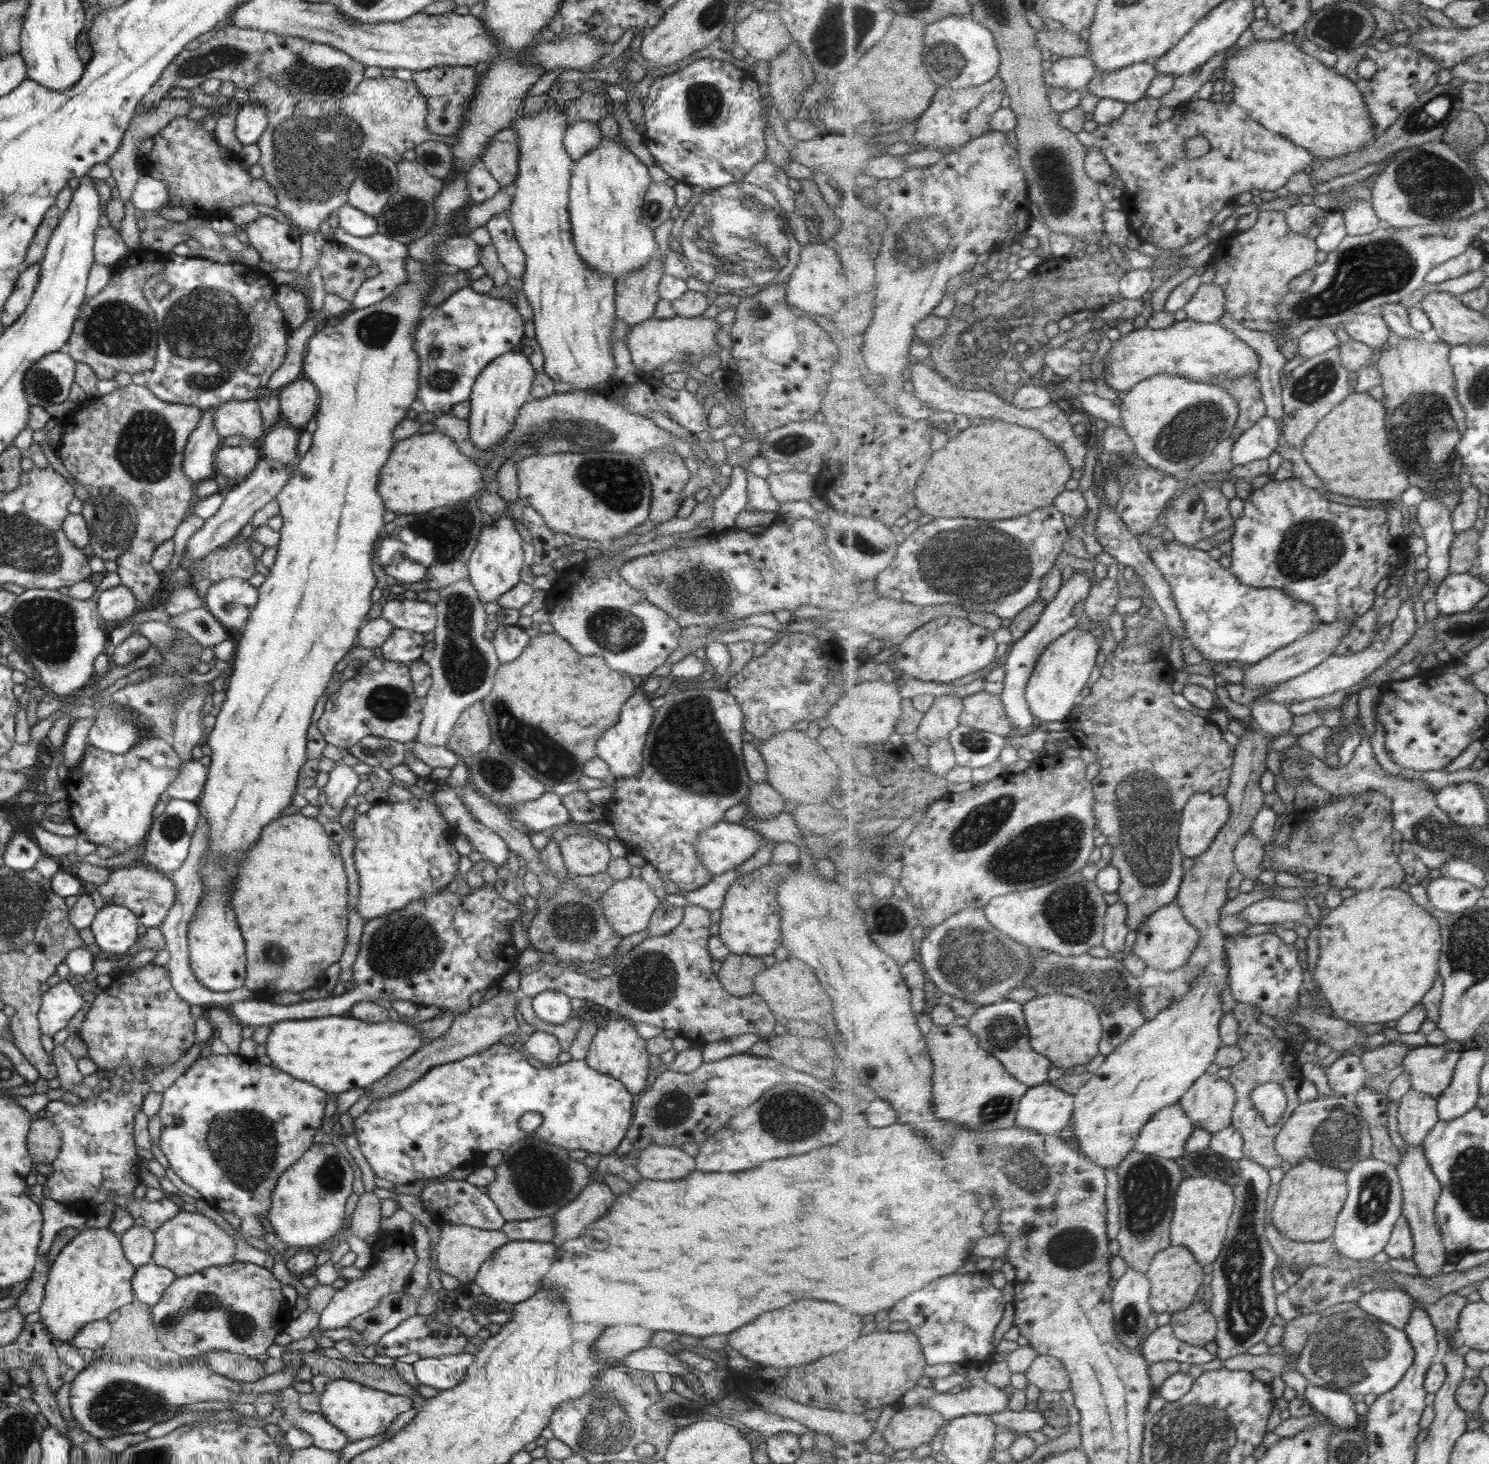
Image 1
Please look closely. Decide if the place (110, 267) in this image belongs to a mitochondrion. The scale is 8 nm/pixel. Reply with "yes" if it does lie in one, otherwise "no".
no

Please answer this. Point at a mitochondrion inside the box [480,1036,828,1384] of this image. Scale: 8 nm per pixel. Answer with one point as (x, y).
(788, 1117)

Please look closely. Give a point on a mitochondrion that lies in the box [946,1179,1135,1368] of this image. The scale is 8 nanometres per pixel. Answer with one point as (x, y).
(1075, 1247)

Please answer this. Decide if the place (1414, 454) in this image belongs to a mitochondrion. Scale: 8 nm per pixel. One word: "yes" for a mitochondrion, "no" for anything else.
yes

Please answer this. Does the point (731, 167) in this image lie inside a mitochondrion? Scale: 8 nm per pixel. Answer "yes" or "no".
no

